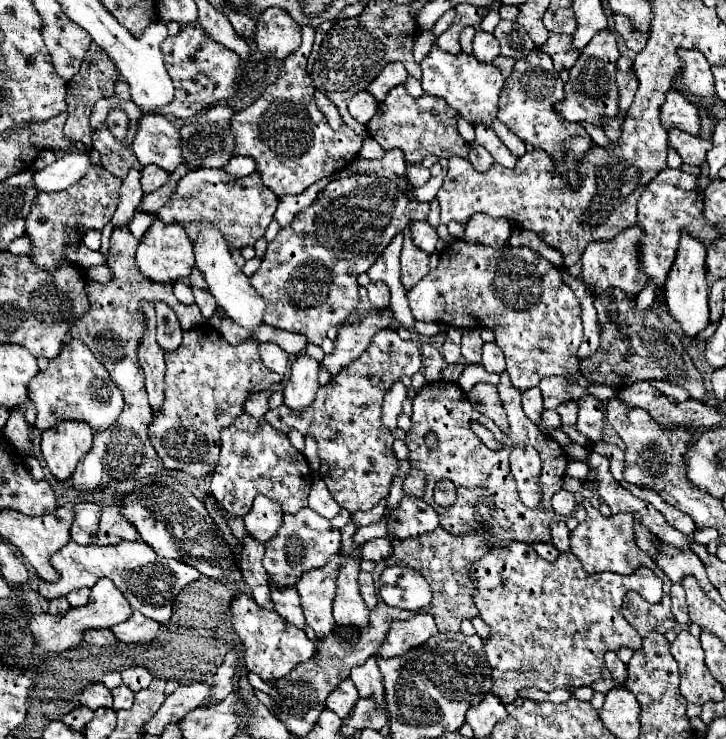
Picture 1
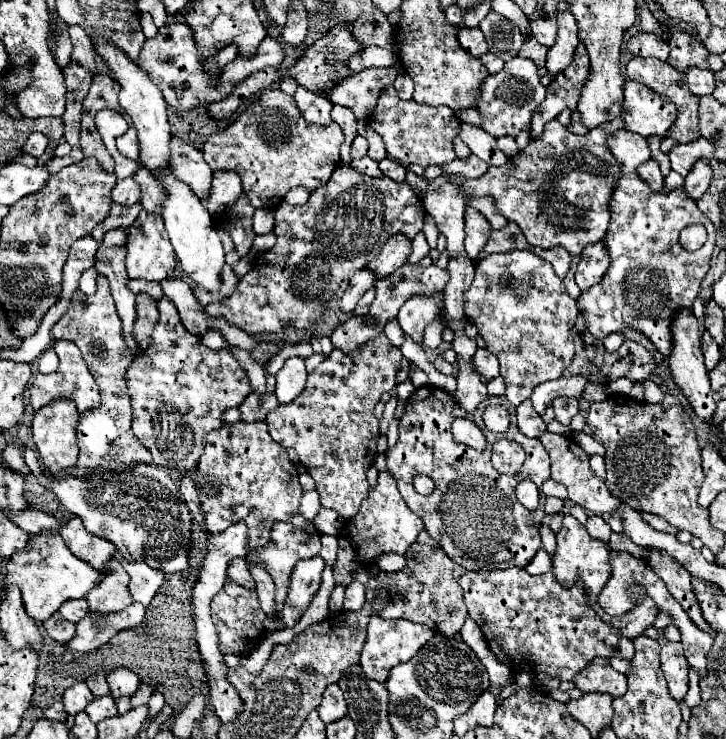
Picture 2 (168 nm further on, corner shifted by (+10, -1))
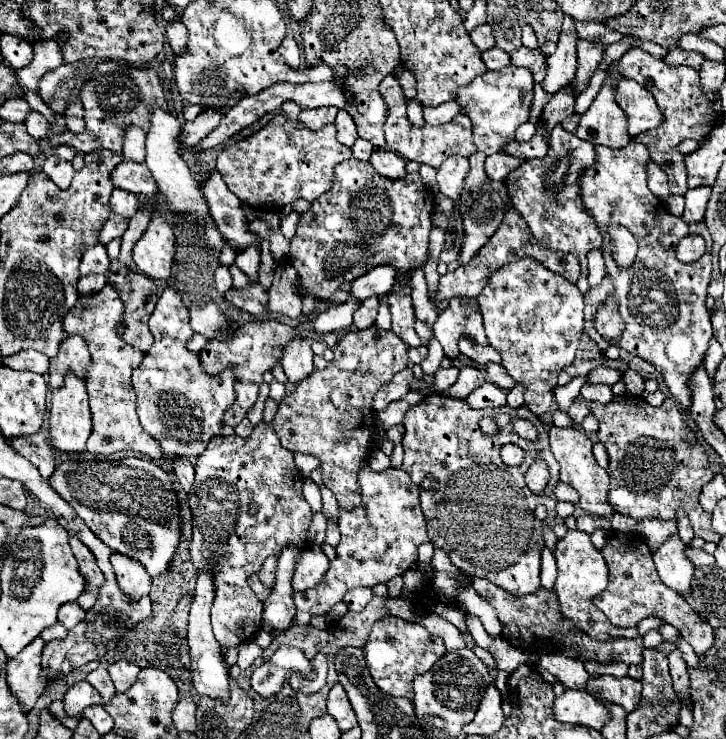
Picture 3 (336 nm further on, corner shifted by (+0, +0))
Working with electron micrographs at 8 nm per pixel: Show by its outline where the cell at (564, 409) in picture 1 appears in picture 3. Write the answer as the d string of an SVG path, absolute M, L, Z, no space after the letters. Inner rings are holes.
M576 397L576 399L574 399L574 403L570 405L570 411L568 411L568 415L572 417L572 421L574 421L576 425L580 425L580 423L582 423L582 419L584 419L588 413L590 413L588 401L586 401L586 399L582 399L582 397Z

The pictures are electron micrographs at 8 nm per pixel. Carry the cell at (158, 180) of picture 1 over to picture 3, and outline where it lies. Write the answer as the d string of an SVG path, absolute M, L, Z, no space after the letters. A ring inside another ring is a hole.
M114 189L110 197L110 205L112 205L112 213L132 217L140 209L140 199L134 193L128 193L124 189Z

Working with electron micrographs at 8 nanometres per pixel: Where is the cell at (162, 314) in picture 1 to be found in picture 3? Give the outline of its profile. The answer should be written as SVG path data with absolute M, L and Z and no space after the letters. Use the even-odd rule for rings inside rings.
M112 261L112 269L108 271L108 281L112 285L116 285L120 299L124 301L124 317L120 321L120 335L124 337L124 341L128 341L132 347L140 349L142 353L146 353L152 347L152 333L148 329L148 319L156 307L158 301L158 287L154 285L152 279L144 277L142 273L138 273L136 269L128 269L126 265L120 265L120 261Z

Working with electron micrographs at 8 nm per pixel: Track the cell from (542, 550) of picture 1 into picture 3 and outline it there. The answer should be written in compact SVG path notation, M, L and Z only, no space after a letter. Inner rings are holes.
M544 547L542 549L542 573L540 573L542 587L552 589L554 587L554 581L556 581L556 575L558 575L558 567L556 567L554 553L552 553L552 549Z

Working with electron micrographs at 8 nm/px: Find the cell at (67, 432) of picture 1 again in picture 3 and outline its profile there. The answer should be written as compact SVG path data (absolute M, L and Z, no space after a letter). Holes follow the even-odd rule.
M68 373L64 387L52 393L50 399L50 415L48 415L48 429L52 445L62 453L80 453L86 451L86 441L92 433L92 421L90 421L90 407L88 407L88 393L84 381L80 381L76 375Z

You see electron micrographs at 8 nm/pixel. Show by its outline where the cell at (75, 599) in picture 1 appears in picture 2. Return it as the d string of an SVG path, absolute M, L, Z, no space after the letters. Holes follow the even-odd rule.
M78 598L78 600L66 600L66 602L60 606L58 612L60 612L68 622L78 624L78 622L86 616L88 606L86 606L86 600L84 600L84 598Z

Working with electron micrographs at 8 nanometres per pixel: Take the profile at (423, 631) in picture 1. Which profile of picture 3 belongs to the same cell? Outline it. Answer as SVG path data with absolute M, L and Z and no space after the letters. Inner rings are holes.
M384 617L380 619L374 629L370 631L368 643L364 645L364 659L370 669L372 679L376 685L394 697L412 697L412 679L418 673L426 673L440 655L444 655L446 647L440 637L430 635L420 623L404 621L400 617Z

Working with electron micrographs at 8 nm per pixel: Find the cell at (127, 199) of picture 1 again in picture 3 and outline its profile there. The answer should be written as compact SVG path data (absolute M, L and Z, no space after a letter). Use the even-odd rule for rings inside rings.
M140 127L124 129L124 161L144 161L144 131Z

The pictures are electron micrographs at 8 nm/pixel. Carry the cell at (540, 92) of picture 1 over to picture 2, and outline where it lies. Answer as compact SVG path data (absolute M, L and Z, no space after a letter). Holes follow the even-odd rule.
M516 56L508 60L498 74L490 74L482 84L482 94L478 94L478 106L476 106L476 110L482 116L480 128L494 138L500 136L516 138L524 126L530 126L534 108L540 106L542 98L546 98L546 88L540 84L540 78L536 74L536 64L532 60Z

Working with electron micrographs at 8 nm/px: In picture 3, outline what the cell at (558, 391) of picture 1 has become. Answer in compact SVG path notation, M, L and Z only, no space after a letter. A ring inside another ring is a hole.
M598 367L598 369L592 369L588 375L586 375L586 383L588 385L596 385L596 383L606 383L606 385L614 385L616 381L620 381L620 373L616 373L614 369L608 369L608 367Z

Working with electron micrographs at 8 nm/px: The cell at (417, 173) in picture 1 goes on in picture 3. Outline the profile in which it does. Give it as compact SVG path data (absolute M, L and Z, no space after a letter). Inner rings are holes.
M374 151L370 157L370 163L384 177L400 179L406 175L406 161L392 151Z

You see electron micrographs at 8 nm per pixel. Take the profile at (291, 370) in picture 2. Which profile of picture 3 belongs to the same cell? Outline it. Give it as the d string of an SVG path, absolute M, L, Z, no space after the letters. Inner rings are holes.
M296 339L290 341L290 345L286 345L284 357L282 357L282 367L284 373L288 375L288 381L292 381L294 385L302 383L312 371L312 349L310 349L310 341L308 339Z

